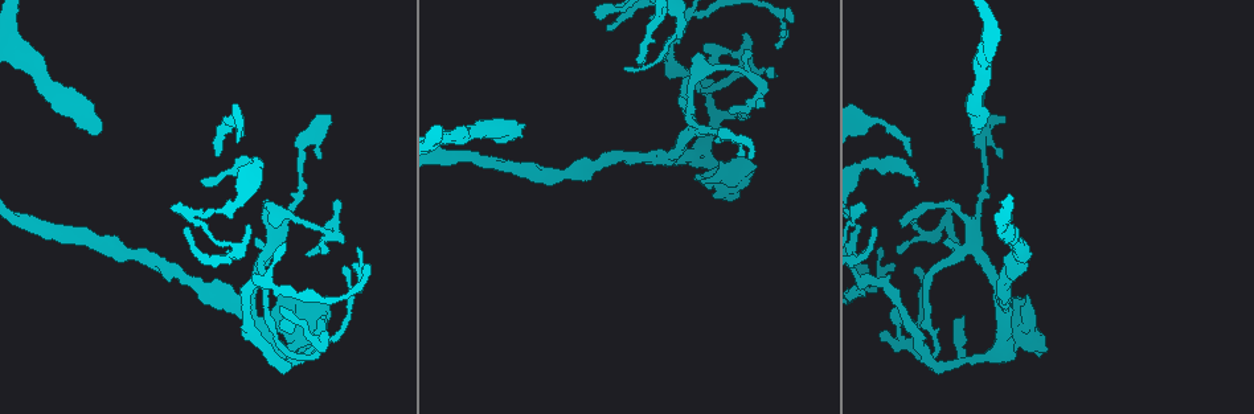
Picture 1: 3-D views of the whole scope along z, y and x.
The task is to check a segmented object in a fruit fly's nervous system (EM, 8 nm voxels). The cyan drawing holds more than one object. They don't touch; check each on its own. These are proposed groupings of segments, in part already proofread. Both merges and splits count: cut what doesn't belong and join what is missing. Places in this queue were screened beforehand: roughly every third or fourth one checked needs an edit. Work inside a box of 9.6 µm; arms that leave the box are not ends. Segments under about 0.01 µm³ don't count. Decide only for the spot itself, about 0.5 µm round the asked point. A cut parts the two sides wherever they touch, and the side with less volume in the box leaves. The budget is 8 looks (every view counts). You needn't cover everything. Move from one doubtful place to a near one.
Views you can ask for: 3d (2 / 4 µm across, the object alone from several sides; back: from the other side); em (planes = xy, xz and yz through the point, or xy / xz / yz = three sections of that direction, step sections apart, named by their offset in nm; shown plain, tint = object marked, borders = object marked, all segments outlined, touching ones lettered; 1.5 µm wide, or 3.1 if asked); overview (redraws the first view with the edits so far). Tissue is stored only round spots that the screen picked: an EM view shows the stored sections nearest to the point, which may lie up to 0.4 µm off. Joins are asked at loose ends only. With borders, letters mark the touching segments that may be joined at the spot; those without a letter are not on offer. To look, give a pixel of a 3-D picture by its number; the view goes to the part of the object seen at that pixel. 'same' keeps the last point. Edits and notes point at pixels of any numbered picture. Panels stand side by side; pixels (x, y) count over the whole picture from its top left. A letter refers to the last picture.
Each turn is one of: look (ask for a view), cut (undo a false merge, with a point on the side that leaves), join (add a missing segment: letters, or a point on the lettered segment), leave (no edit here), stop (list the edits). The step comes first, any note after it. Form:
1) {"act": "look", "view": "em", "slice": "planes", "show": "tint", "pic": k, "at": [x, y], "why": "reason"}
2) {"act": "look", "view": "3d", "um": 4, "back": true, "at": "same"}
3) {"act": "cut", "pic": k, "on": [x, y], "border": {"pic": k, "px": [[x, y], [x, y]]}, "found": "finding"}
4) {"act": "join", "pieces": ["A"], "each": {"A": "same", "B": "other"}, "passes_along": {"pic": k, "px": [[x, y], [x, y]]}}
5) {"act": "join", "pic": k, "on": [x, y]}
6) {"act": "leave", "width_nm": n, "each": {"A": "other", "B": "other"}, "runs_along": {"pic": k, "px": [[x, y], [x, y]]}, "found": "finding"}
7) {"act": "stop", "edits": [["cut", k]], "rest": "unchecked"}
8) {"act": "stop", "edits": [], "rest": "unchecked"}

{"act": "look", "view": "3d", "um": 2, "pic": 1, "at": [322, 247], "why": "thin end"}

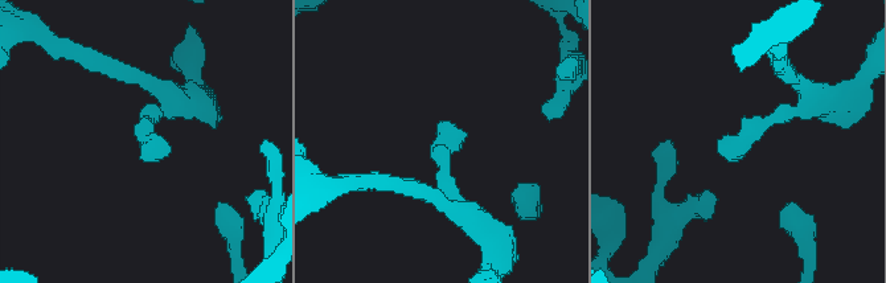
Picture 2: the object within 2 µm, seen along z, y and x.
{"act": "look", "view": "em", "um": 3.1, "slice": "planes", "show": "borders", "pic": 2, "at": [449, 120], "why": "now the EM"}

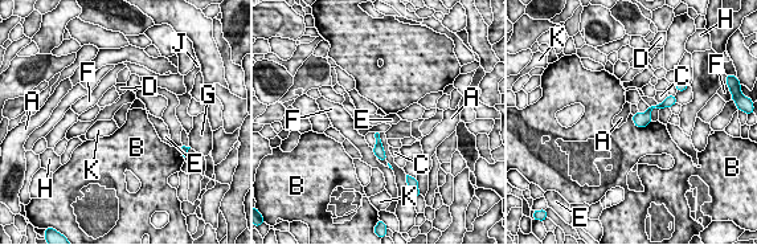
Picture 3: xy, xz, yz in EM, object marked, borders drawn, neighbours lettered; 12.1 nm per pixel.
{"act": "leave", "each": {"A": "other", "B": "other", "C": "other", "D": "other", "E": "other", "F": "other", "G": "other", "H": "other", "J": "other", "K": "other"}, "border": {"pic": 3, "px": [[631, 115], [637, 126], [651, 121]]}, "found": "none of them fits"}

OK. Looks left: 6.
{"act": "look", "view": "3d", "um": 2, "back": true, "pic": 1, "at": [342, 203], "why": "tapers out"}

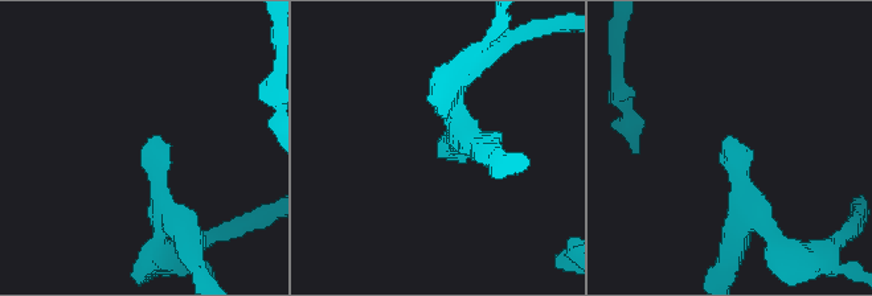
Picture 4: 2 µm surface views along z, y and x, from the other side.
{"act": "look", "view": "em", "slice": "planes", "show": "borders", "pic": 4, "at": [444, 153], "why": "need the tissue"}

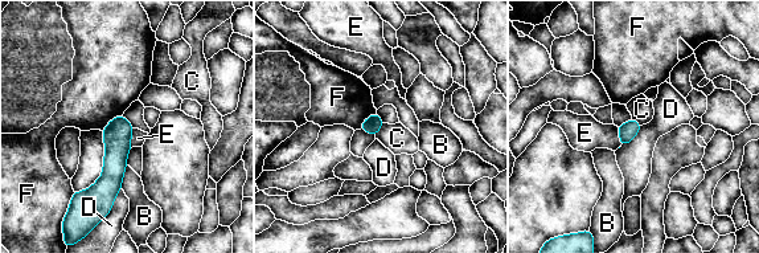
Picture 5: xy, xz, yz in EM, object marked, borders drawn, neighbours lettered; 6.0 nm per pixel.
{"act": "leave", "width_nm": 100, "each": {"B": "other", "C": "other", "D": "other", "E": "other", "F": "other"}, "border": {"pic": 5, "px": [[120, 188], [106, 216]]}, "found": "no lettered segment goes on from it"}

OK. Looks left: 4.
{"act": "look", "view": "3d", "um": 4, "pic": 1, "at": [885, 332], "why": "an open end"}

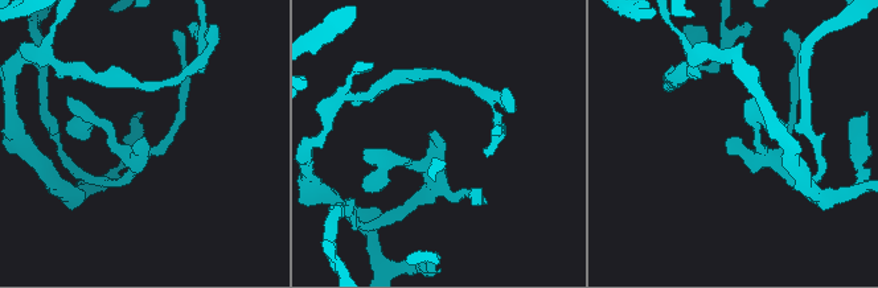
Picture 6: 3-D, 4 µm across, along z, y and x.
{"act": "look", "view": "em", "slice": "planes", "show": "borders", "pic": 6, "at": [728, 143], "why": "need the tissue"}

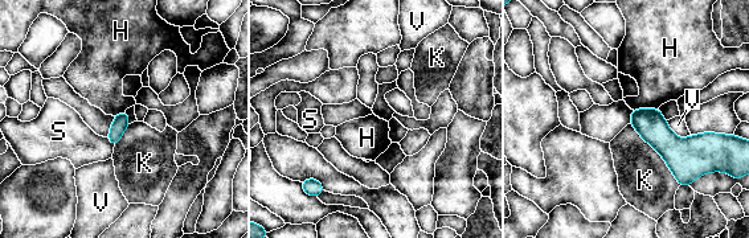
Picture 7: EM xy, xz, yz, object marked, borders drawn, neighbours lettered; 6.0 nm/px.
{"act": "leave", "each": {"H": "other", "K": "other", "S": "other", "V": "other"}, "border": {"pic": 7, "px": [[630, 123], [659, 154], [680, 184]]}, "found": "none of them fits"}

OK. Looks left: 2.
{"act": "stop", "edits": [], "rest": "unchecked"}

